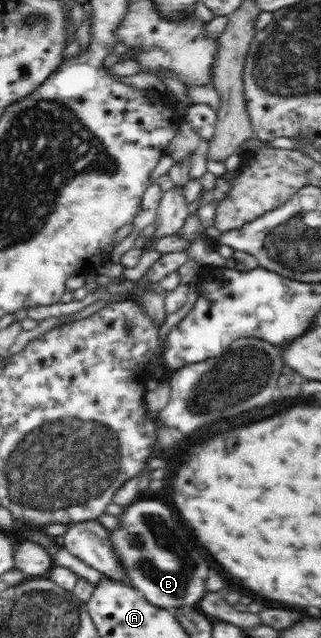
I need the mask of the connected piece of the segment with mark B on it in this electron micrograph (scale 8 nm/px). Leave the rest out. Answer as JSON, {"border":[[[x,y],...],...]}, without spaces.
{"border":[[[138,499],[125,507],[124,513],[119,516],[119,528],[109,530],[109,533],[115,555],[119,557],[123,573],[127,575],[128,584],[141,591],[153,606],[168,610],[197,607],[199,600],[205,596],[205,592],[208,592],[205,582],[209,574],[209,562],[195,548],[189,534],[185,532],[185,526],[181,532],[181,524],[173,518],[173,512],[156,499]]]}

